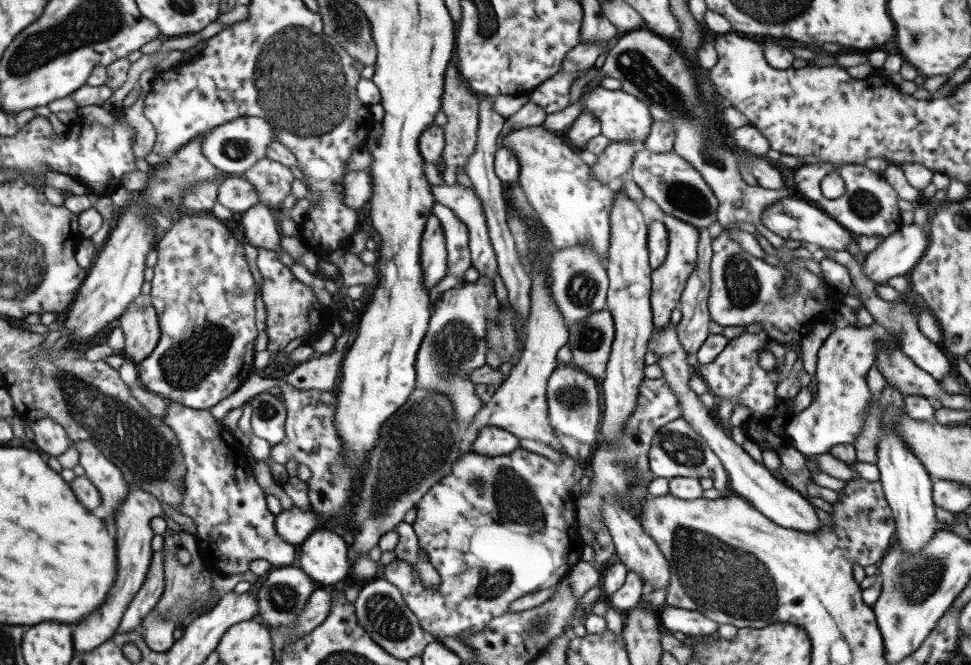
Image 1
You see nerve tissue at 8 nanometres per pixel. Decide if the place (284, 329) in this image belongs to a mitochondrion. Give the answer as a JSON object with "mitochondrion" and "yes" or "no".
{"mitochondrion":"no"}

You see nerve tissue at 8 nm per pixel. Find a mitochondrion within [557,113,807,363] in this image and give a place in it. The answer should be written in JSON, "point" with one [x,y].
{"point":[742,286]}

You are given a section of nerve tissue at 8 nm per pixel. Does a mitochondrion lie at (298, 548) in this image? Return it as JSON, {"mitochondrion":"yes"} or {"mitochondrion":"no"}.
{"mitochondrion":"no"}

